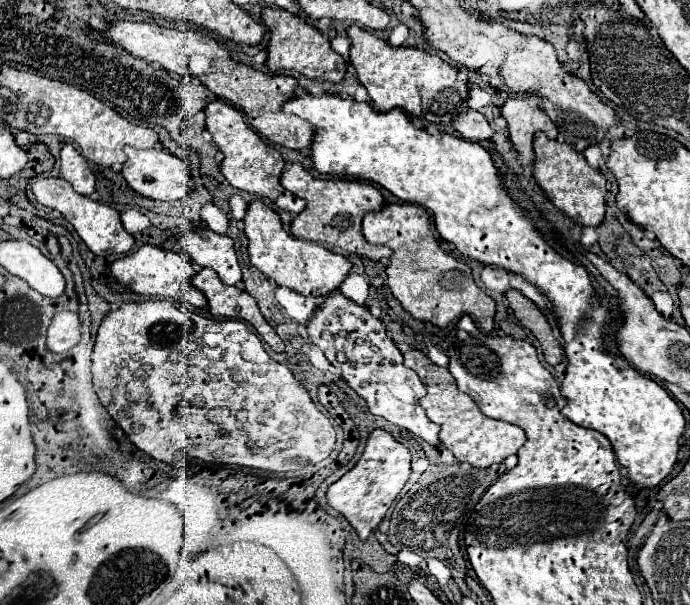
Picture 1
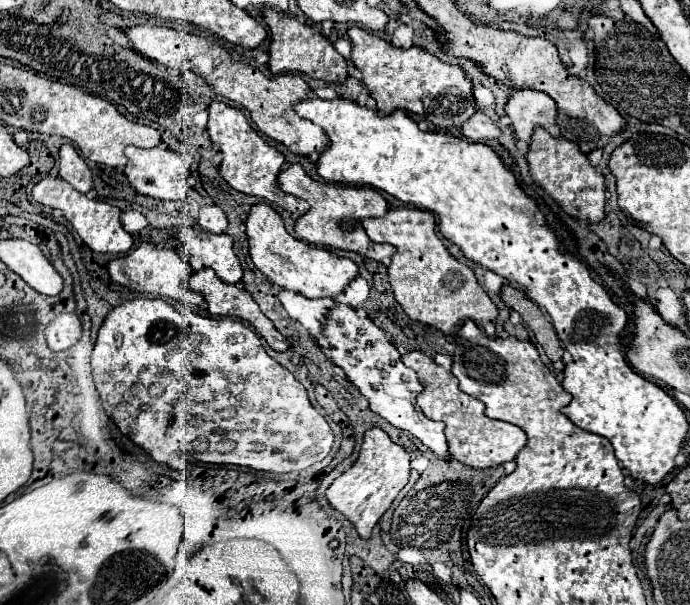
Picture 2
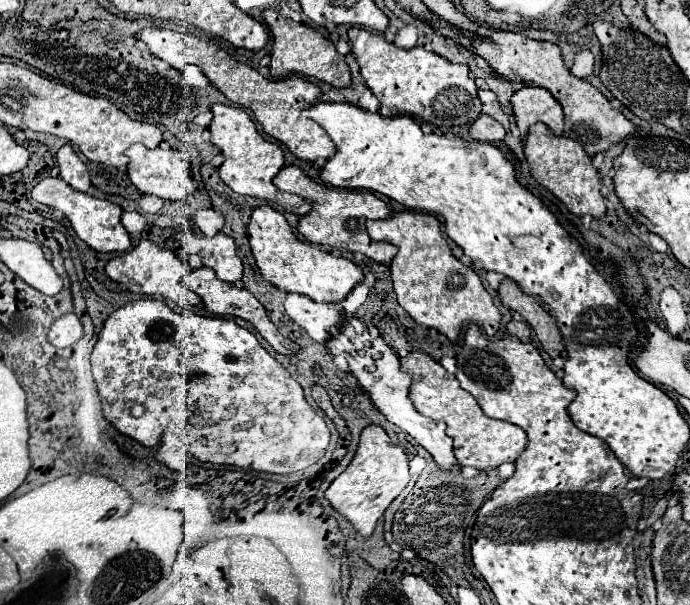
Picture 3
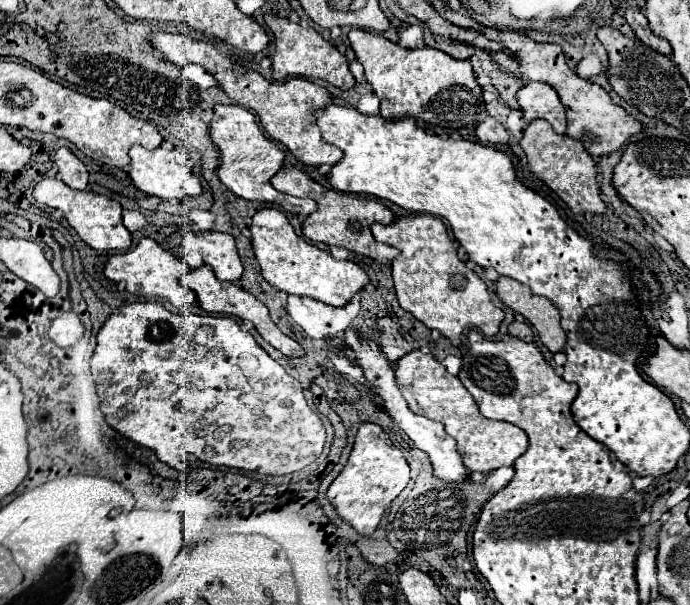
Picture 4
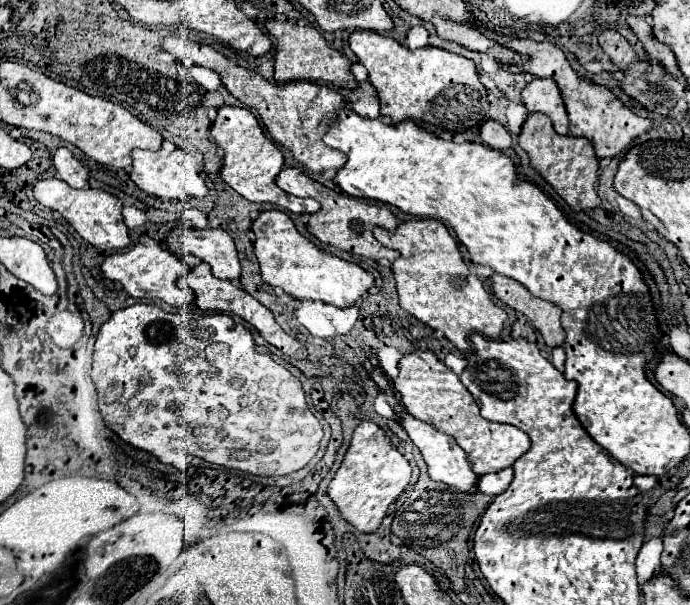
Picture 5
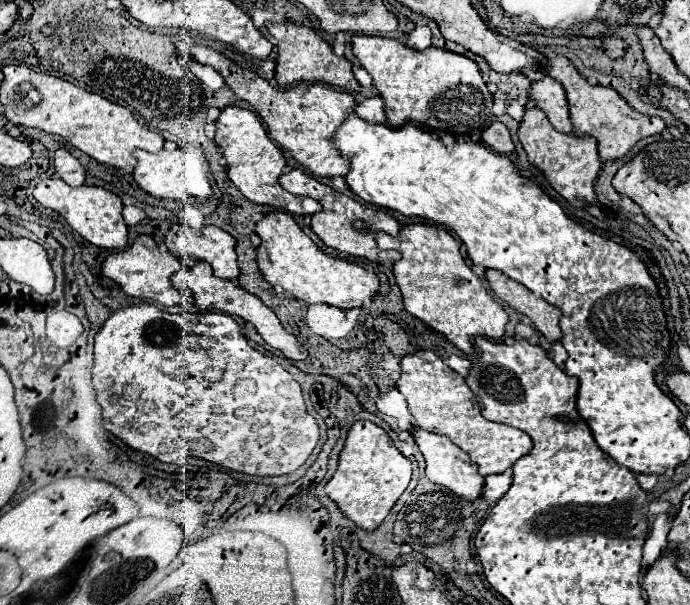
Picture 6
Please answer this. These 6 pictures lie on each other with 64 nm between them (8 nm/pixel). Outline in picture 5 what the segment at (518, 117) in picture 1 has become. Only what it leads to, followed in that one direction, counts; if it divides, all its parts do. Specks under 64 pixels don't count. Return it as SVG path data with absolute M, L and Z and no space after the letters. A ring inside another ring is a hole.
M536 78L522 90L522 100L528 112L542 112L546 114L554 130L558 134L568 134L568 112L564 108L564 100L560 90L556 88L554 80L550 78Z

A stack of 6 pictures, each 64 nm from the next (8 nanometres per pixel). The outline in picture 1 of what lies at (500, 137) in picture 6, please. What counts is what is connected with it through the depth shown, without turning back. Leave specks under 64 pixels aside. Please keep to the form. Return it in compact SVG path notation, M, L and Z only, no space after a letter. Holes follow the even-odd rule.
M468 110L466 114L460 114L454 120L454 128L472 142L480 142L480 140L490 140L494 136L494 128L488 124L488 120L476 112L476 110Z

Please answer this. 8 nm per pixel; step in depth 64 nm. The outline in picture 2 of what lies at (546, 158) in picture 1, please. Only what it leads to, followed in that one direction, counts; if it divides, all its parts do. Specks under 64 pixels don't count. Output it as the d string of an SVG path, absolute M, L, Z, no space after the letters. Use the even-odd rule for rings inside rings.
M534 128L526 158L530 164L532 180L538 186L542 186L562 206L566 214L590 222L600 222L604 218L604 204L606 204L604 176L592 168L588 156L582 154L574 142L566 138L554 138L546 130Z

